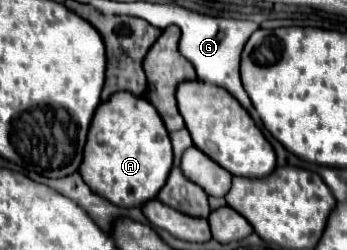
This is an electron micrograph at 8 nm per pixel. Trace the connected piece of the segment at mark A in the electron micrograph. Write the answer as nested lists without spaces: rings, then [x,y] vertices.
[[[117,92],[107,102],[101,102],[97,106],[91,128],[89,128],[85,152],[83,152],[83,164],[79,168],[79,174],[85,178],[87,186],[95,194],[109,198],[109,202],[123,208],[141,208],[149,200],[157,198],[159,190],[167,182],[171,168],[173,168],[173,150],[171,150],[169,132],[165,130],[161,116],[157,114],[155,106],[151,106],[149,100],[127,94],[127,92]]]

